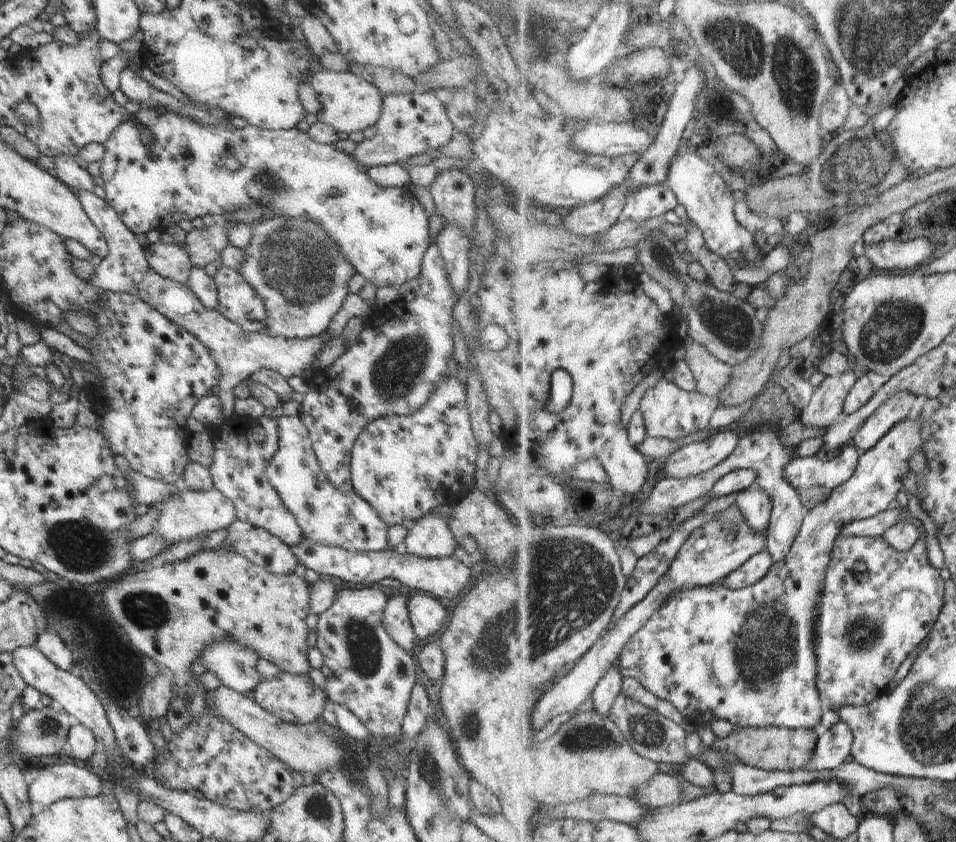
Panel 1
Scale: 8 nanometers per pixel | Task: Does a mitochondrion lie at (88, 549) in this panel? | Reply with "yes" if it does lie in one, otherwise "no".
yes

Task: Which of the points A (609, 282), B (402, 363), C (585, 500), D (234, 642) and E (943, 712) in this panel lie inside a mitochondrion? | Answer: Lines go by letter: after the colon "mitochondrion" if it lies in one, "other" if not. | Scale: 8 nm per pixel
A: other
B: mitochondrion
C: other
D: other
E: mitochondrion

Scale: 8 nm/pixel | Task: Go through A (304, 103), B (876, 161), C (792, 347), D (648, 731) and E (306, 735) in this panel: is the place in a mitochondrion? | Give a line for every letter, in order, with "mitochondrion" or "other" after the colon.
A: other
B: mitochondrion
C: other
D: mitochondrion
E: other

